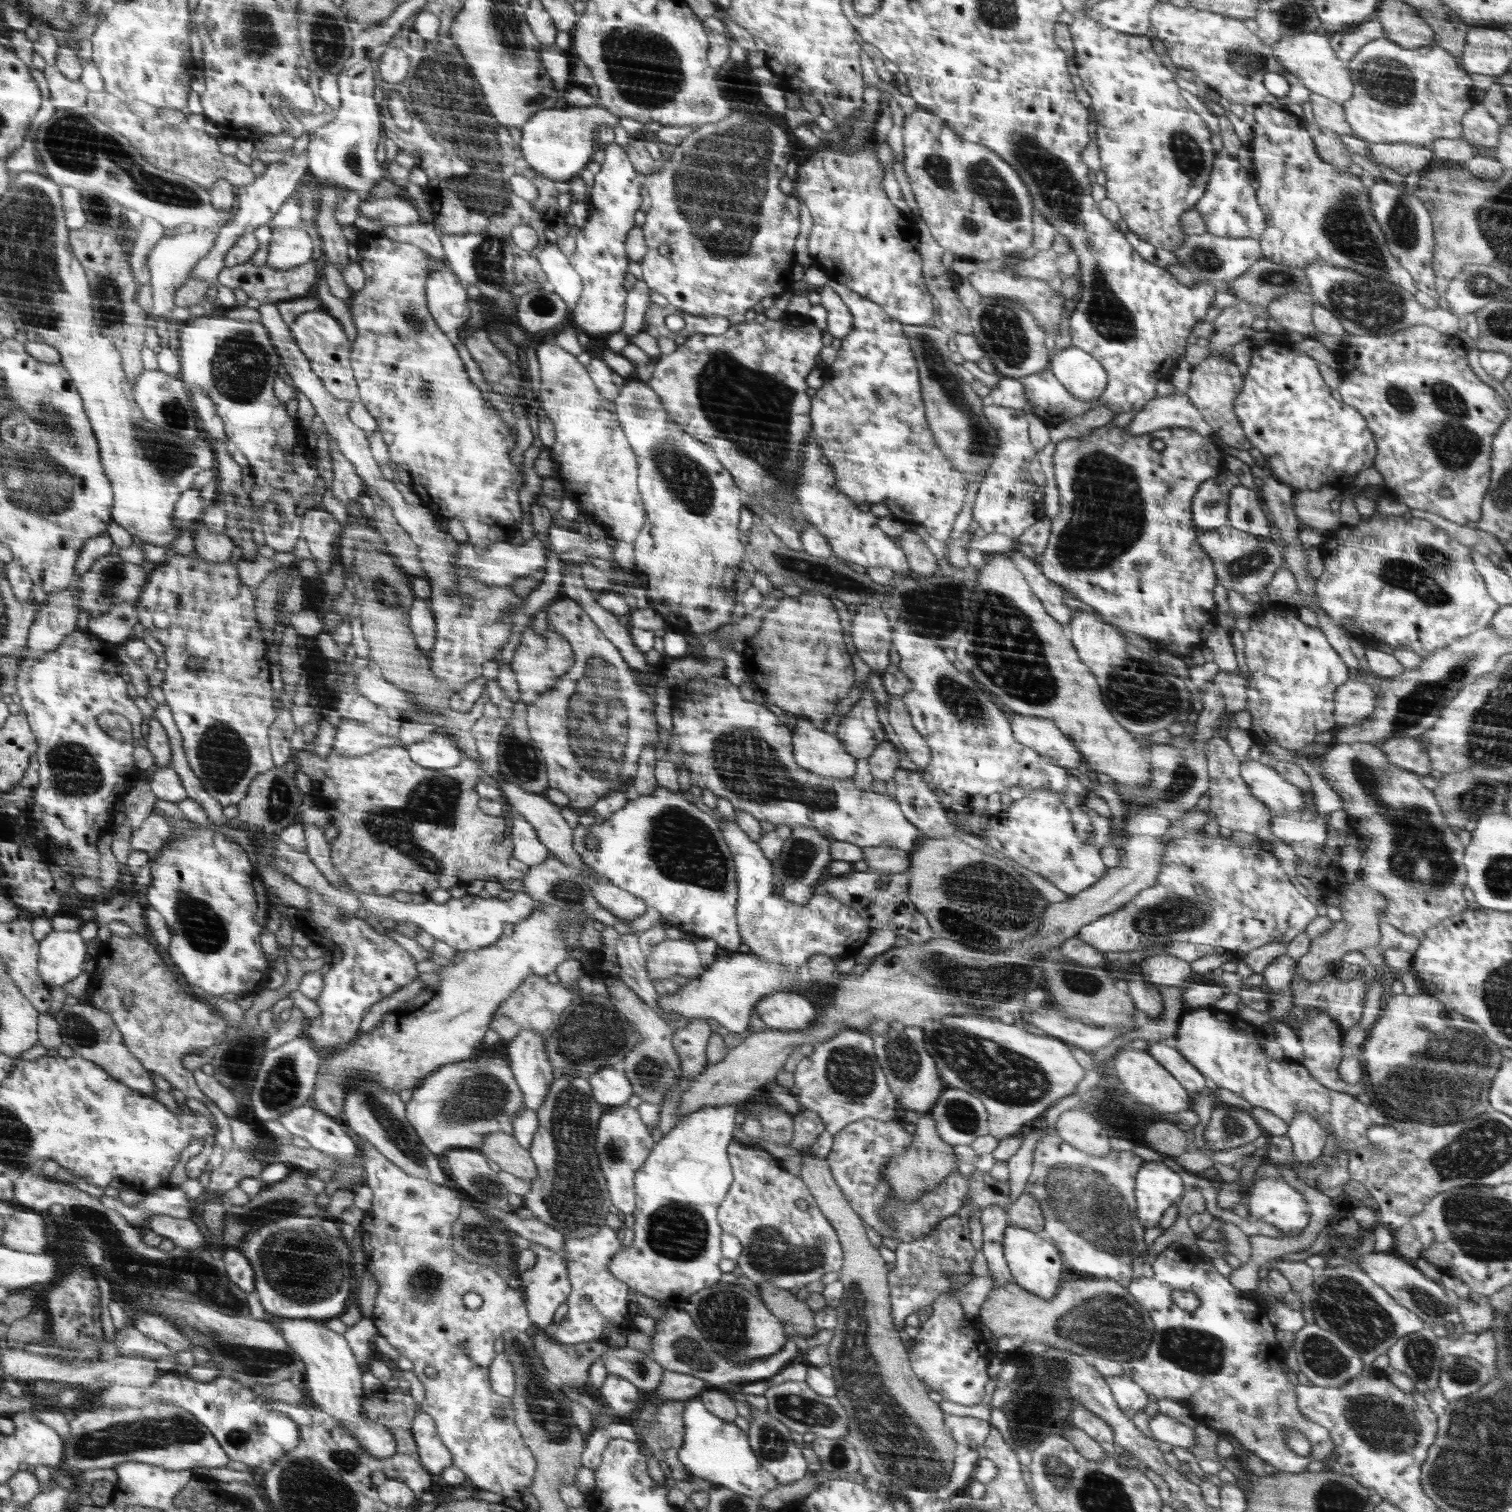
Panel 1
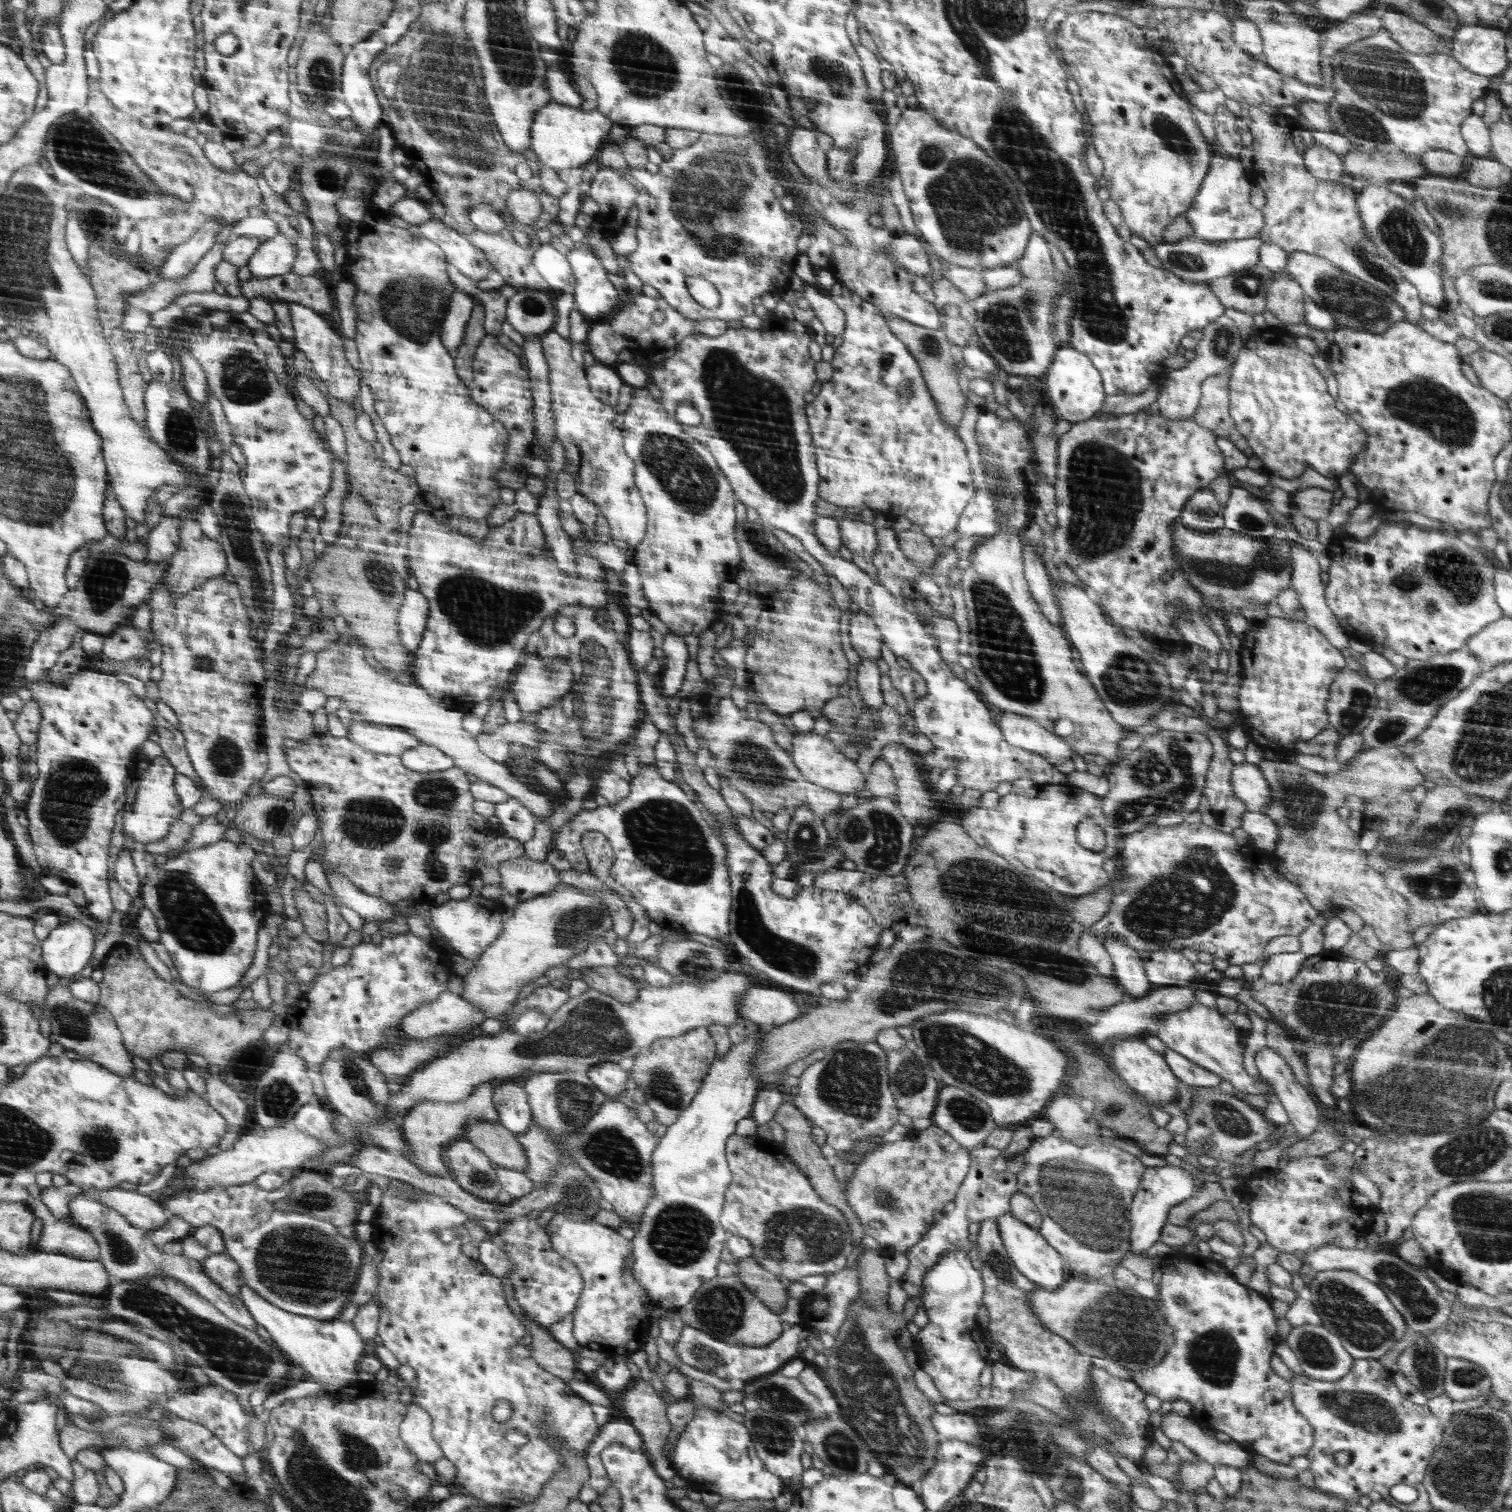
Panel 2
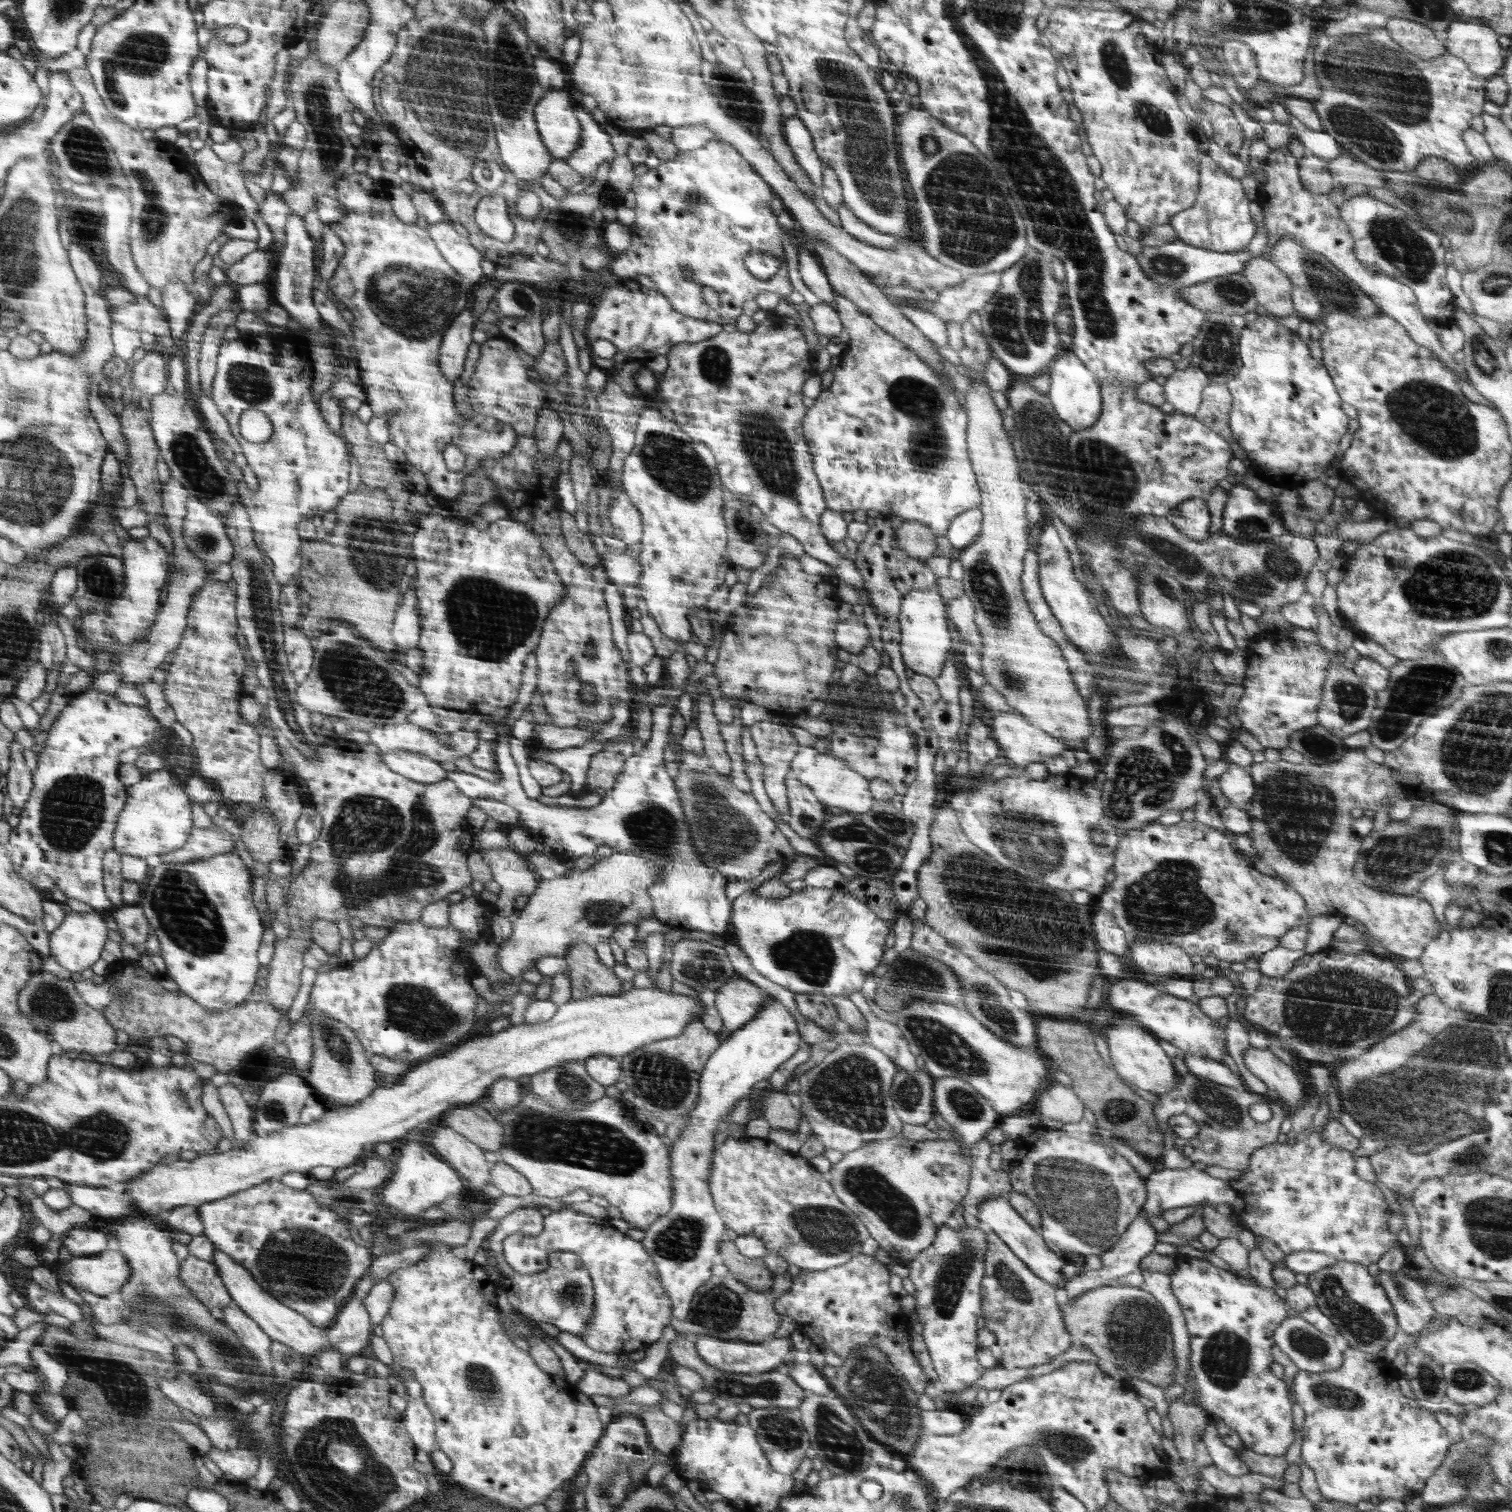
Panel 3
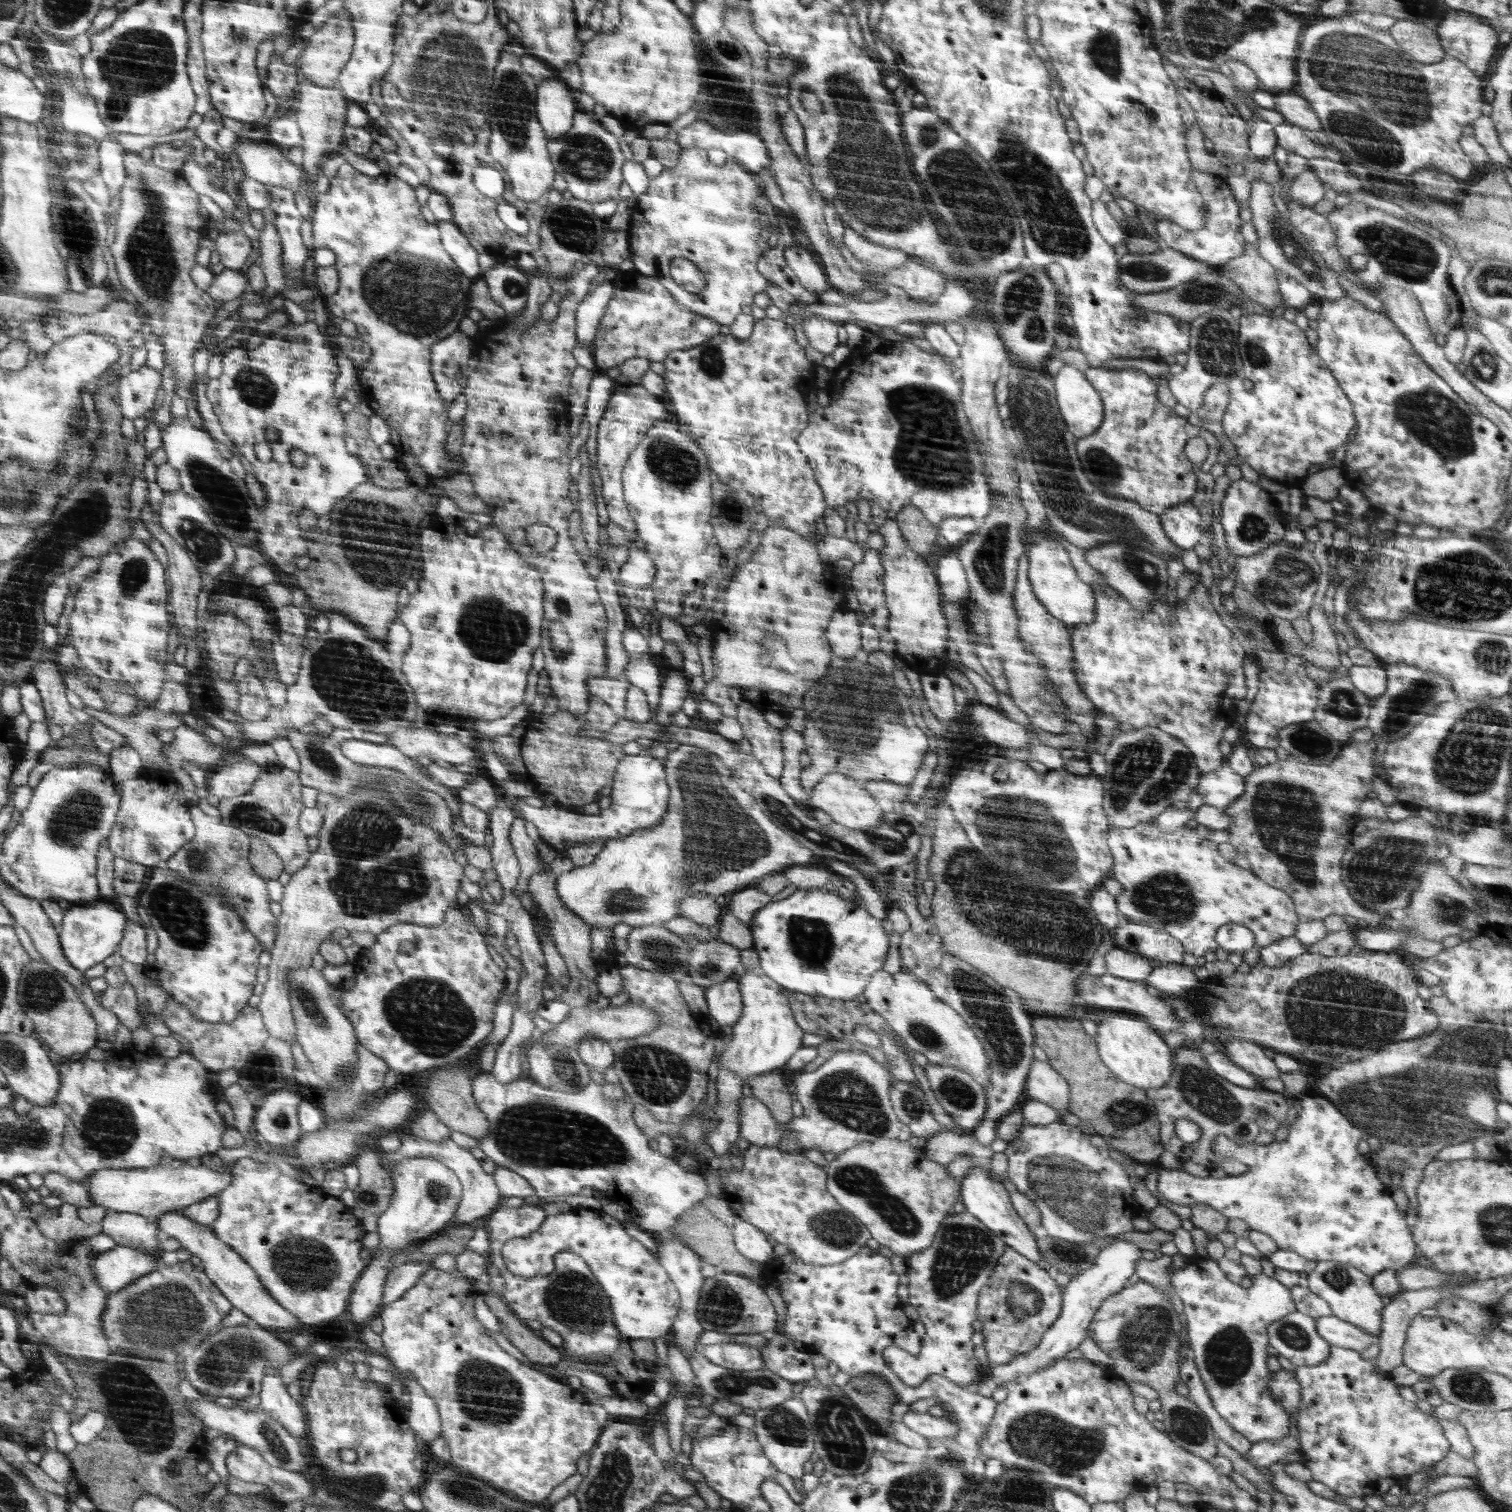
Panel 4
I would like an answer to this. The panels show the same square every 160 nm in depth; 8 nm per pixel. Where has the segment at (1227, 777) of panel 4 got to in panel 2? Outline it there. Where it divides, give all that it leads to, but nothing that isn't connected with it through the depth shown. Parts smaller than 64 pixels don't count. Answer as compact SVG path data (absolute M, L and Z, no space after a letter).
M1244 762L1234 765L1232 776L1232 793L1244 802L1248 811L1261 811L1270 806L1270 787L1257 765Z

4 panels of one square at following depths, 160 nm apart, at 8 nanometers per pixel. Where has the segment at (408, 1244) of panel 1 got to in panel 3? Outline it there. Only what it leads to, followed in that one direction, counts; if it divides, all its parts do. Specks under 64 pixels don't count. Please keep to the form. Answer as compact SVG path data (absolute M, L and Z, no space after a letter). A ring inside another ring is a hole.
M436 1241L422 1243L420 1246L428 1248L428 1255L420 1263L399 1268L387 1277L390 1286L392 1286L392 1292L394 1292L394 1299L392 1299L389 1312L380 1323L380 1328L383 1330L384 1340L393 1357L393 1368L395 1371L398 1369L414 1370L415 1380L422 1386L422 1397L435 1418L436 1442L438 1442L439 1449L445 1452L446 1456L452 1461L453 1468L449 1472L449 1478L453 1480L452 1482L456 1486L460 1486L462 1490L472 1492L474 1496L502 1508L519 1509L521 1511L535 1504L545 1504L546 1499L552 1495L552 1492L556 1492L556 1488L562 1482L571 1480L572 1476L576 1476L576 1472L580 1470L588 1452L592 1448L596 1448L596 1442L604 1436L604 1424L598 1420L596 1404L590 1402L589 1397L582 1394L579 1388L576 1388L576 1384L572 1386L569 1381L564 1382L562 1377L543 1371L537 1366L533 1356L528 1352L518 1350L506 1338L506 1334L504 1334L506 1330L502 1330L500 1316L498 1316L498 1304L494 1304L497 1298L497 1284L488 1280L482 1266L458 1259L457 1256L454 1256L451 1246L442 1245ZM516 1426L522 1426L525 1435L521 1437L515 1435L514 1428Z

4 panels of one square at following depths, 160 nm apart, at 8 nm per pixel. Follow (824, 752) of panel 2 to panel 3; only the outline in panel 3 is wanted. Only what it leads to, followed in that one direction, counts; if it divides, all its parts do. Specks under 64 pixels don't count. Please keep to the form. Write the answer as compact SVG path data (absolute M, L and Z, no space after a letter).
M799 746L791 762L790 771L808 785L816 799L825 807L836 807L851 814L866 815L873 810L873 796L869 791L869 780L864 775L850 770L850 764L844 763L838 756L819 754L812 746Z

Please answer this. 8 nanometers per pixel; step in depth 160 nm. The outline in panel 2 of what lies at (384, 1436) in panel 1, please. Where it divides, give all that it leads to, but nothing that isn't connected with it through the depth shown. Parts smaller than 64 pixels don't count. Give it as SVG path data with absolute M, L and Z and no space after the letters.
M246 1285L237 1295L252 1318L270 1334L274 1346L280 1348L294 1366L304 1369L306 1377L312 1376L326 1388L324 1396L336 1396L340 1388L350 1386L356 1380L356 1368L364 1350L364 1342L352 1321L331 1319L330 1322L322 1322L306 1315L292 1314L261 1298L252 1287Z

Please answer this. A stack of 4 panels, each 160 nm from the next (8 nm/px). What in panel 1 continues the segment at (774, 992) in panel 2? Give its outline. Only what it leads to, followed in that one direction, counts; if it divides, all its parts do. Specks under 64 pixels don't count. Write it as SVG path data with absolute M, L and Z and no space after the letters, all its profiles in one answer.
M777 992L762 997L752 1012L770 1029L795 1031L817 1024L819 1010L806 996Z

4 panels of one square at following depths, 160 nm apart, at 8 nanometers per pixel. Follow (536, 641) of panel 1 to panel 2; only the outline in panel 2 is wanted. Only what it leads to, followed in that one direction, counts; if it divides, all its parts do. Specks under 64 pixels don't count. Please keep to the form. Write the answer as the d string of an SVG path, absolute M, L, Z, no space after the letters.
M534 653L523 662L522 668L515 674L514 682L509 686L514 693L516 702L521 710L521 720L529 716L530 712L537 712L553 705L558 698L564 697L574 686L574 674L568 658L558 657L553 662L545 662L541 655Z

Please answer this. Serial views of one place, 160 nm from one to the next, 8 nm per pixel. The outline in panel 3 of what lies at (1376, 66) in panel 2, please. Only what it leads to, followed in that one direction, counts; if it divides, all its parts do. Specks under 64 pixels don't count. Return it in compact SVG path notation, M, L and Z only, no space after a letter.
M1385 27L1370 34L1328 36L1314 34L1314 74L1321 93L1313 101L1324 130L1341 144L1344 153L1350 152L1370 168L1386 172L1411 172L1426 157L1449 160L1457 169L1466 170L1476 159L1470 154L1462 135L1474 116L1481 116L1488 79L1476 76L1462 58L1448 52L1442 56L1420 60L1407 52L1390 36Z

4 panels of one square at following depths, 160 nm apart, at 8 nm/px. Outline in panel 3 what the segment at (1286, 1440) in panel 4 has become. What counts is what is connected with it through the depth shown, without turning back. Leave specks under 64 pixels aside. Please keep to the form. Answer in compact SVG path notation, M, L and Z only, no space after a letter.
M1210 1422L1203 1431L1203 1441L1207 1446L1207 1451L1213 1464L1220 1470L1232 1476L1244 1476L1250 1472L1249 1466L1242 1460L1239 1452L1222 1442L1217 1430Z

